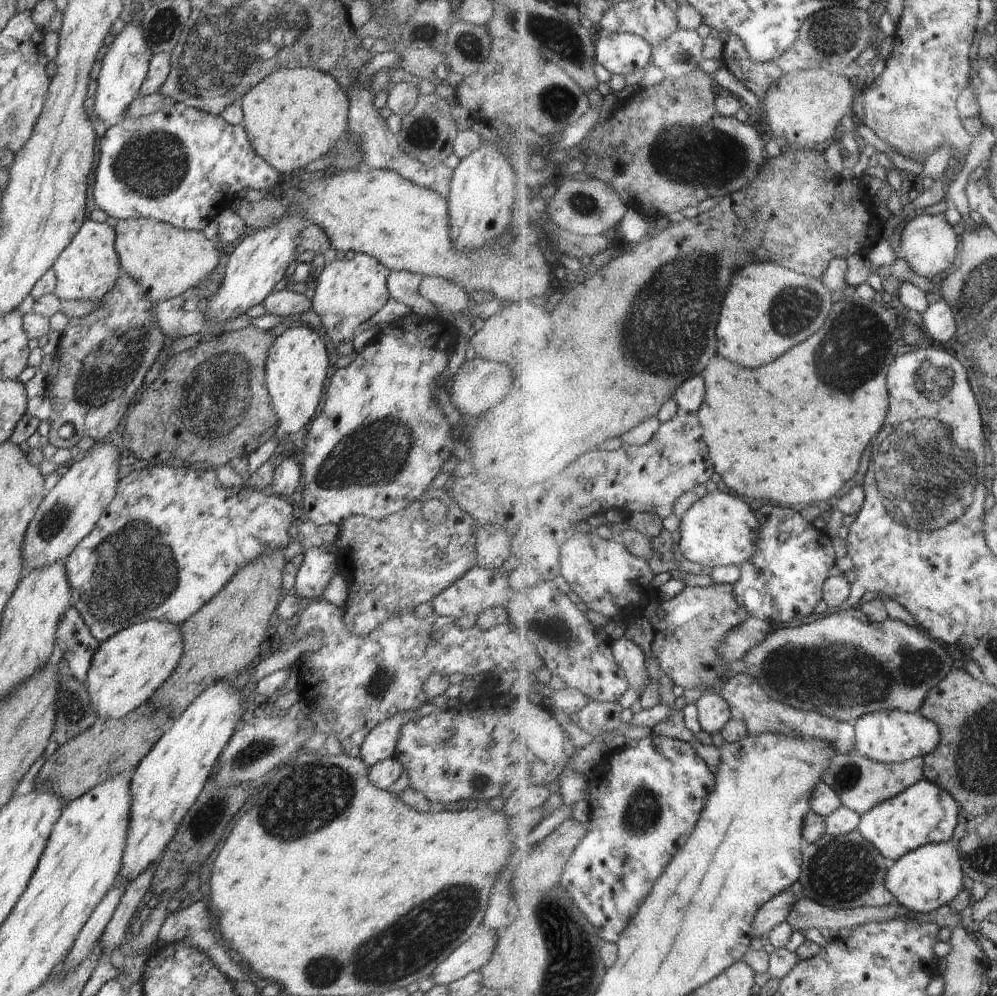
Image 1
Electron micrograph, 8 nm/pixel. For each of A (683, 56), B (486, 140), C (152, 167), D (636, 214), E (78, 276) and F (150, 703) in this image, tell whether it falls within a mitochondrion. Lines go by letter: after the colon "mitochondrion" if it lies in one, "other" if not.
A: mitochondrion
B: other
C: mitochondrion
D: other
E: other
F: other

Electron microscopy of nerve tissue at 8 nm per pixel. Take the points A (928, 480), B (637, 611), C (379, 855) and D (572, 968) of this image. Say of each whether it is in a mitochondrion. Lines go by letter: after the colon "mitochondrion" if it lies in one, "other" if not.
A: mitochondrion
B: other
C: other
D: mitochondrion

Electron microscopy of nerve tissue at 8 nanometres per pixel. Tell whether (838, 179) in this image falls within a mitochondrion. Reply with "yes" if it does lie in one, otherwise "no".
no

